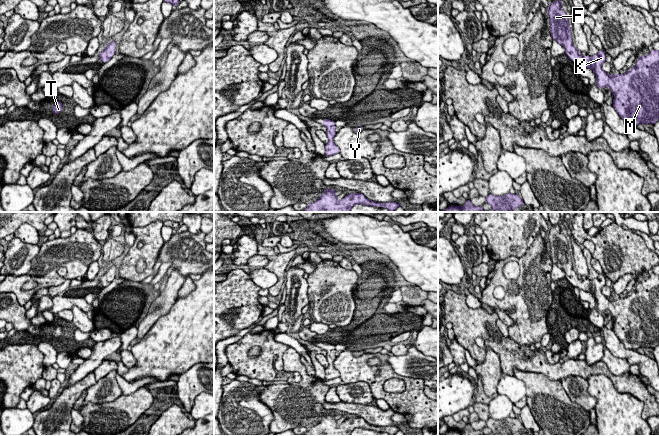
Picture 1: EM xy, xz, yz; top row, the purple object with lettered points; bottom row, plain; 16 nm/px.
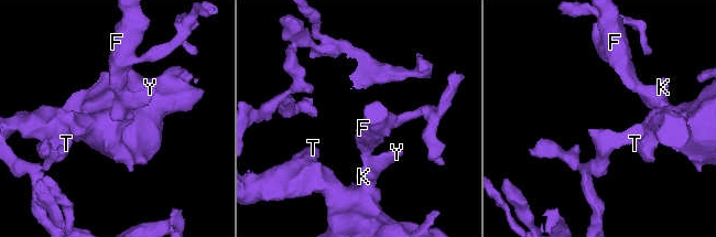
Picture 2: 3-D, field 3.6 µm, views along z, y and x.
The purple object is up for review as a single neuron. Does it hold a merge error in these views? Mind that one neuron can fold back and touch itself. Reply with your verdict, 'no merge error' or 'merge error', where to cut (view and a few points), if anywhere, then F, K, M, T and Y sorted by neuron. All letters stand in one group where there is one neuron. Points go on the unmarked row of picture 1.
no merge error; cut none; groups F K M T Y

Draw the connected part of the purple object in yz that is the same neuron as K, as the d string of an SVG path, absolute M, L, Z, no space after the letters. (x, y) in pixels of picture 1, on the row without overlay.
M561 224L552 225L547 232L550 241L550 257L554 264L565 272L565 278L574 287L592 293L597 303L597 310L603 313L609 310L614 319L613 331L626 349L637 350L646 347L654 349L659 343L659 275L652 273L646 280L640 280L636 289L625 298L609 299L601 293L606 284L603 274L594 280L583 280L573 269L568 240L561 233Z

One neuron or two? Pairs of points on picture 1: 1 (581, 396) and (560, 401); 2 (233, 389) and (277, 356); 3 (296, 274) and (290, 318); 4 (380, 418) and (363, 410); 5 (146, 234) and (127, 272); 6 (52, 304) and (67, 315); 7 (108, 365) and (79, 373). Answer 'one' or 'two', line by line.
1: two
2: two
3: one
4: one
5: one
6: two
7: two

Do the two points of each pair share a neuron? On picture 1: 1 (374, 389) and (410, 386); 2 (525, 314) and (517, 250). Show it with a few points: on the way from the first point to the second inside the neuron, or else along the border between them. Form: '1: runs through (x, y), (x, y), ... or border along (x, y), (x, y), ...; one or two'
1: runs through (384, 395), (388, 397), (403, 396); one
2: border along (534, 240), (520, 257), (509, 256), (497, 261); two

